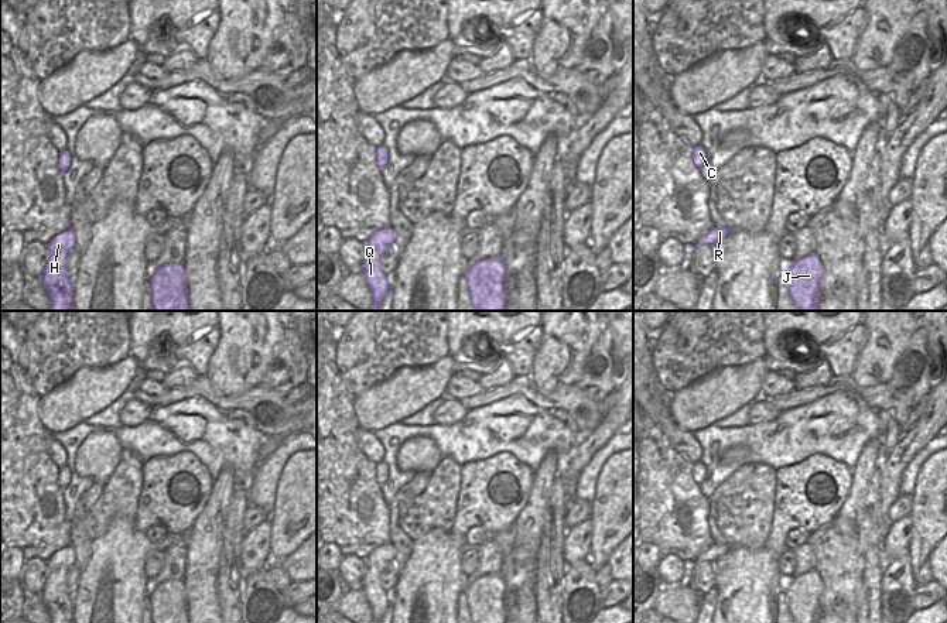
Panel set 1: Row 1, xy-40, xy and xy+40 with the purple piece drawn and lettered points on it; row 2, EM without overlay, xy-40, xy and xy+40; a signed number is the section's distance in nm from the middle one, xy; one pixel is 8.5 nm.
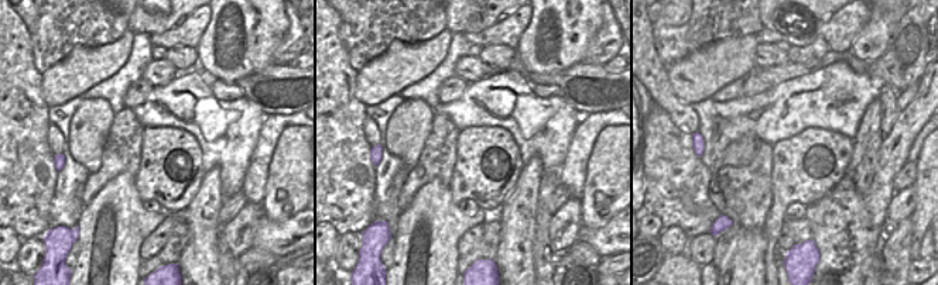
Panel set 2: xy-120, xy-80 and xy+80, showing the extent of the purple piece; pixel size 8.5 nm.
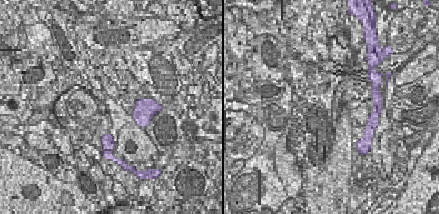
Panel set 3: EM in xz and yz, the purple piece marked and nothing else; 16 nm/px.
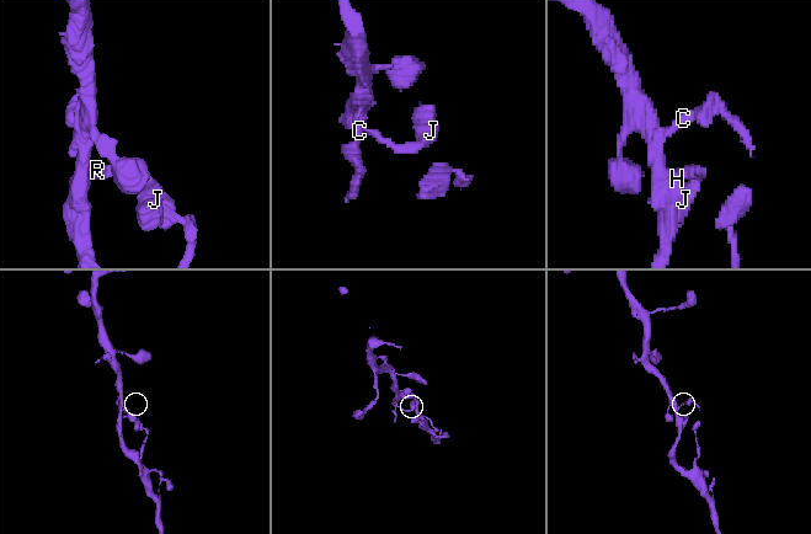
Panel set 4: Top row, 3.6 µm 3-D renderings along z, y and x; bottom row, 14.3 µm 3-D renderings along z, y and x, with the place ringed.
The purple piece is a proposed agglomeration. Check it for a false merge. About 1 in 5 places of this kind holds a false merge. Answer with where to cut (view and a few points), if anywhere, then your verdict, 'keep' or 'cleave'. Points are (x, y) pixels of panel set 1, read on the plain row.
no cut | keep

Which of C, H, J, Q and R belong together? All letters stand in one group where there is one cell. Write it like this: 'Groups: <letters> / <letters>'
Groups: C H J Q R.

